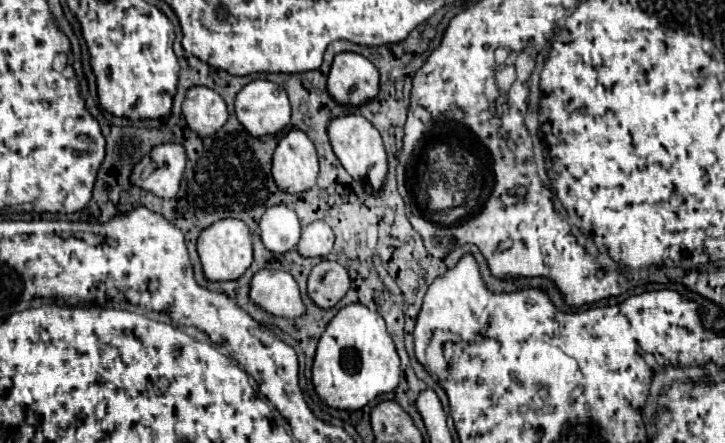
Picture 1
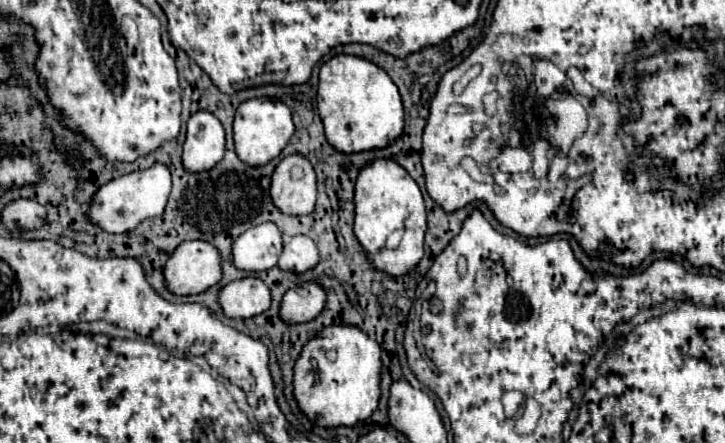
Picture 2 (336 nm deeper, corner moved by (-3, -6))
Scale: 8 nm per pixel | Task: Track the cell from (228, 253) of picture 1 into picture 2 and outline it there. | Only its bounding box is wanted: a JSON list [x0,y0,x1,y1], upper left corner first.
[165,241,223,295]

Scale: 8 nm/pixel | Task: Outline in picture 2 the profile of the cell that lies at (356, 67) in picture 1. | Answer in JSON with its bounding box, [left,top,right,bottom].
[317,55,403,153]

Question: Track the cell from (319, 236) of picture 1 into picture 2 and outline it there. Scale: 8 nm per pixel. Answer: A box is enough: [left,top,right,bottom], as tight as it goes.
[279,235,321,273]

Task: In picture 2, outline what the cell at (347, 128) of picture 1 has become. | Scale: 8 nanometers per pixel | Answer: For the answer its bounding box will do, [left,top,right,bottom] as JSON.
[355,159,427,275]

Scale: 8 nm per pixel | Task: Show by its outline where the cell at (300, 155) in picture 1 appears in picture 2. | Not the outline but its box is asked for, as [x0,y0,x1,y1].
[271,155,317,215]

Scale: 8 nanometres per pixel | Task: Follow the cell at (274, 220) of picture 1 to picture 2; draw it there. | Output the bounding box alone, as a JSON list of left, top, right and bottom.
[233,223,281,271]

